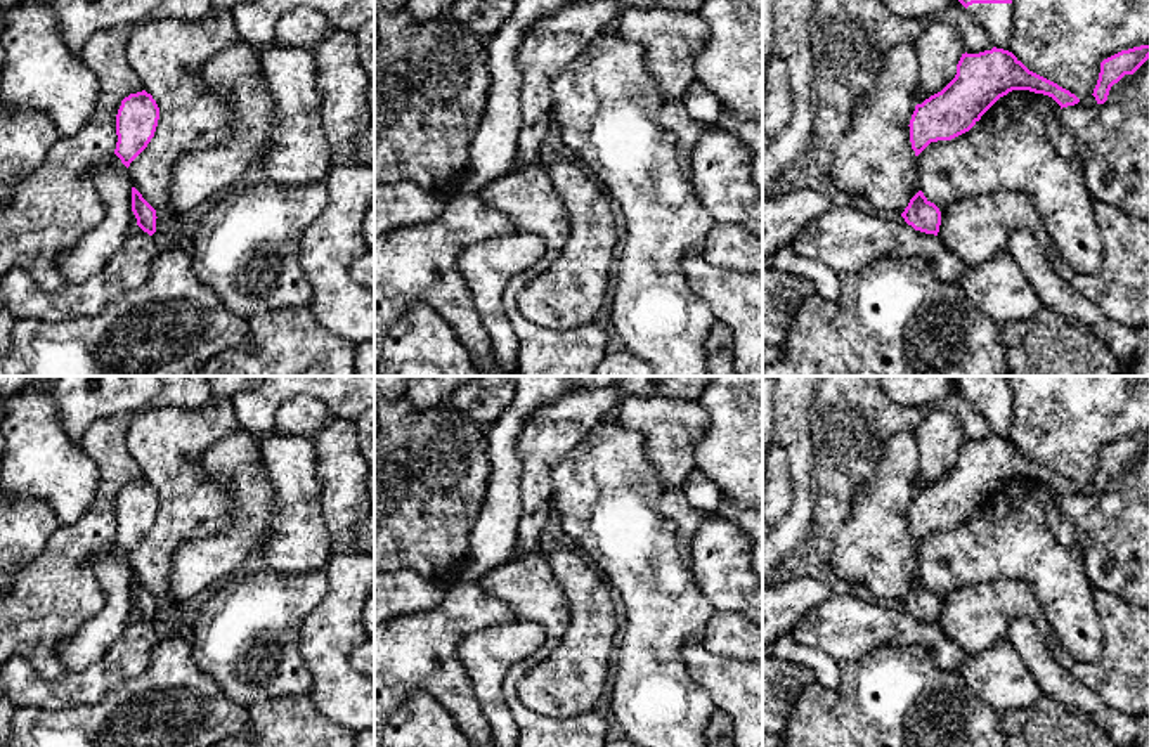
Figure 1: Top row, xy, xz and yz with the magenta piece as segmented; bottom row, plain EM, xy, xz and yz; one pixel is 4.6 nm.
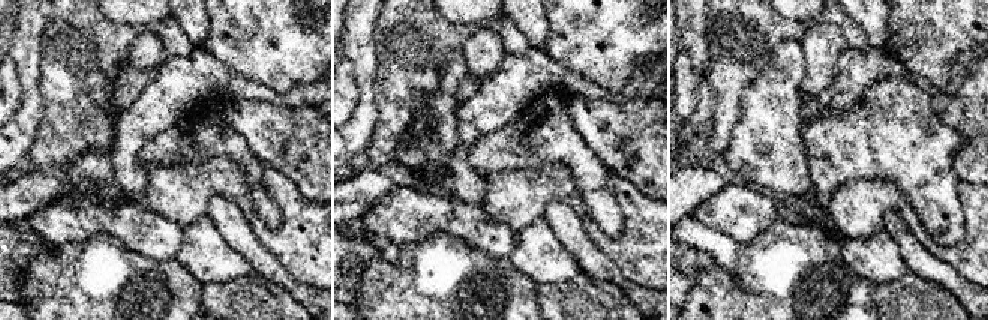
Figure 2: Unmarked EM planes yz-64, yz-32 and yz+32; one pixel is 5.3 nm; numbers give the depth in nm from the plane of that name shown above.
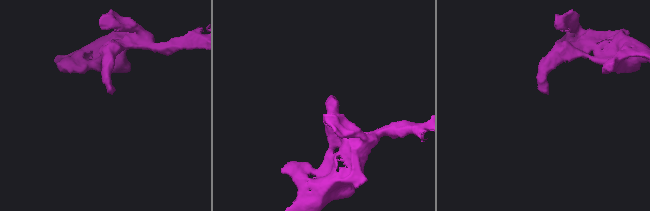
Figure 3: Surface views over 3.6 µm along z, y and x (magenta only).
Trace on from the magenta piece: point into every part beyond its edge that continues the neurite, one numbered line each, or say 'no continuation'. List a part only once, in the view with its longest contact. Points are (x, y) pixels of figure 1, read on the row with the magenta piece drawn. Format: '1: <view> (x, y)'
1: yz (997, 21)

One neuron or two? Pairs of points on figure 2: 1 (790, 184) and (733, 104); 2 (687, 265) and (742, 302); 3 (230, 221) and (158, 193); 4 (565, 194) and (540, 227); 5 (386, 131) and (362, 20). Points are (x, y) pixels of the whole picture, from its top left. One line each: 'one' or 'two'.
1: two
2: two
3: two
4: two
5: two

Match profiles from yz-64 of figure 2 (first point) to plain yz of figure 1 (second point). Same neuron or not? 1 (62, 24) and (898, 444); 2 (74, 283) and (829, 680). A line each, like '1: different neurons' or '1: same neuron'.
1: different neurons
2: different neurons

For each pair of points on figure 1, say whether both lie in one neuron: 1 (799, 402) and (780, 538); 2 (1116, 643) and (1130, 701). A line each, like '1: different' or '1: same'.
1: same
2: same

